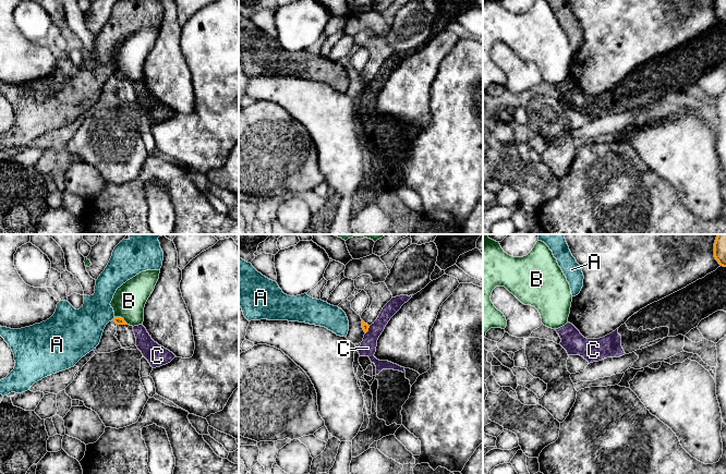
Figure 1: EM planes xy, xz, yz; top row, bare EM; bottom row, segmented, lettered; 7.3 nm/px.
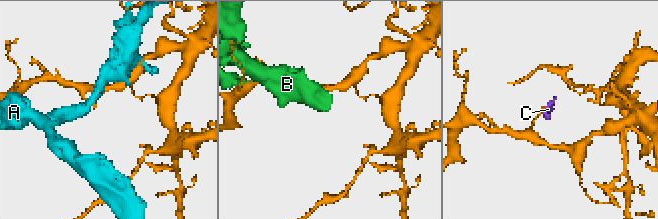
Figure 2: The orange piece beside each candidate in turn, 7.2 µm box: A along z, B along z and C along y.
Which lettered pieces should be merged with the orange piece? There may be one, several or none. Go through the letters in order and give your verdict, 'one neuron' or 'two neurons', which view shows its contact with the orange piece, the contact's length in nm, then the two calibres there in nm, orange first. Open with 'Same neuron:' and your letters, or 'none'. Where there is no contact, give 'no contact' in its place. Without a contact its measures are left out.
Same neuron: none
A: two neurons | xy | 30 nm | 60/300 nm
B: two neurons | xy | 120 nm | 60/240 nm
C: two neurons | xz | 70 nm | 50/120 nm

